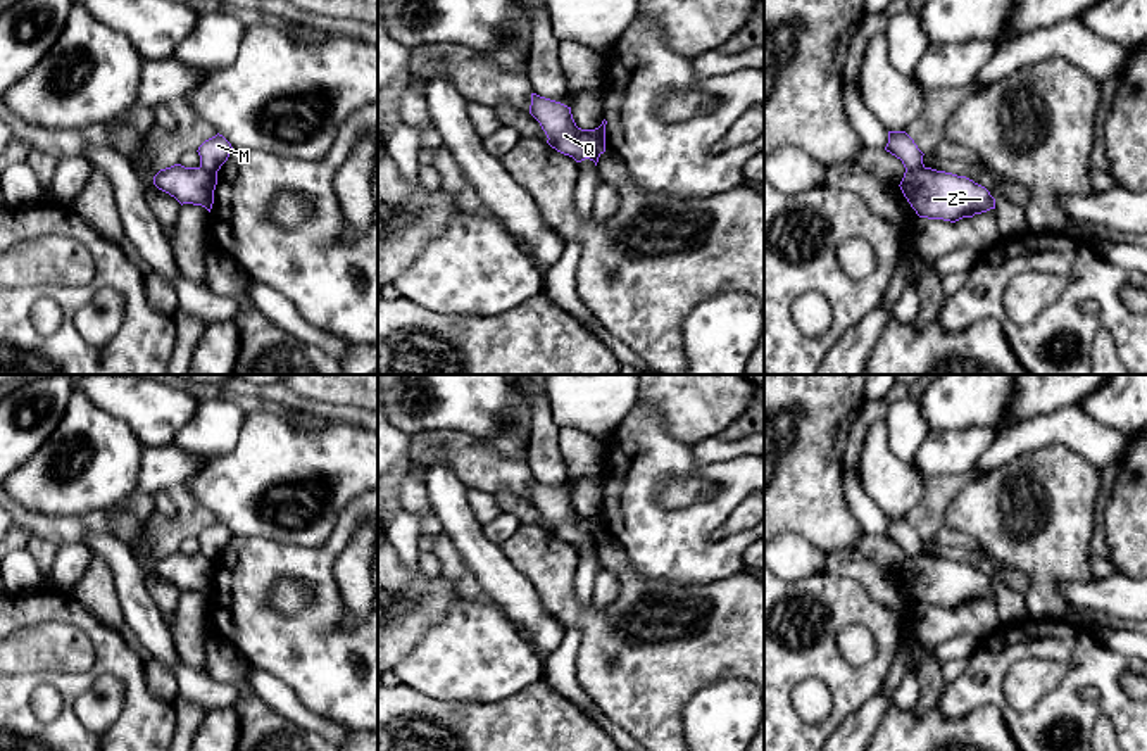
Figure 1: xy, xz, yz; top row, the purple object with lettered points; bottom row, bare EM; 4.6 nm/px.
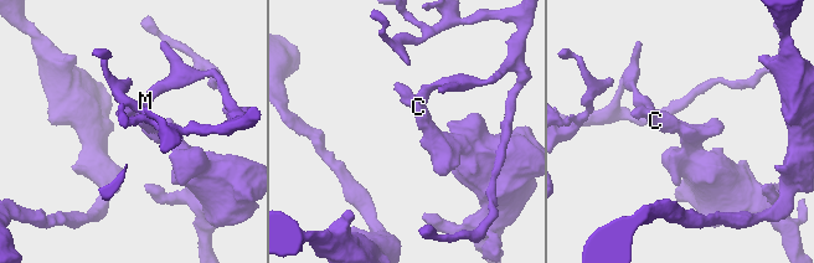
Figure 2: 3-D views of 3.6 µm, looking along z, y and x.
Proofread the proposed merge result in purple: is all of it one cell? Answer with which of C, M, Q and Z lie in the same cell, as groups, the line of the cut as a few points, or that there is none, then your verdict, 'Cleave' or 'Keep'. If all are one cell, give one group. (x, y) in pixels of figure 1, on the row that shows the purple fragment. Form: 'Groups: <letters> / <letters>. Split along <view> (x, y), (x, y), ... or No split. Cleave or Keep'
Groups: C Q Z / M. Split along xz (592, 130), (594, 140), (604, 147). Cleave

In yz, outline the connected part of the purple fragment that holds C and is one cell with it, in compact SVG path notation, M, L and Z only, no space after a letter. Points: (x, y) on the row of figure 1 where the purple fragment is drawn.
M931 167L906 169L899 186L919 218L956 223L995 209L995 199L985 186Z

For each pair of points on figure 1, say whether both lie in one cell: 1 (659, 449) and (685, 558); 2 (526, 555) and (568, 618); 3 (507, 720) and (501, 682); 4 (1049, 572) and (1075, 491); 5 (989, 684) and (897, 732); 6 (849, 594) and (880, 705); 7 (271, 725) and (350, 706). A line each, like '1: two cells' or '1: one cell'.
1: one cell
2: one cell
3: two cells
4: one cell
5: two cells
6: two cells
7: two cells

